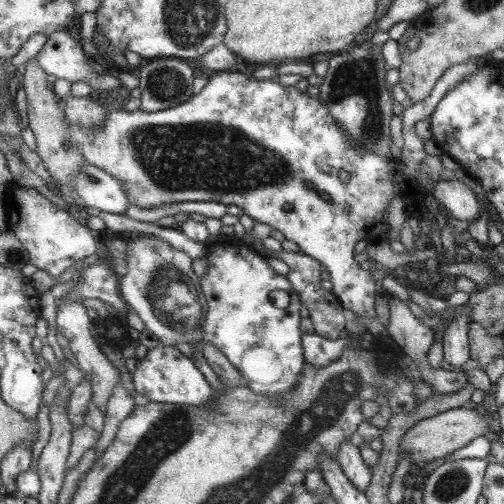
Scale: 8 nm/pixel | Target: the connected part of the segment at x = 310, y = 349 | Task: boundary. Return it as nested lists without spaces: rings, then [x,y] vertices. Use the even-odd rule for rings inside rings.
[[[304,334],[304,356],[307,364],[322,368],[337,361],[347,346],[349,338],[328,339],[318,334]]]

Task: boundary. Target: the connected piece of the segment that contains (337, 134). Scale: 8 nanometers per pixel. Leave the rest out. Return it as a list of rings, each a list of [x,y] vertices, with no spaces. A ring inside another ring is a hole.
[[[236,71],[216,72],[208,80],[206,86],[199,94],[192,96],[190,100],[179,104],[179,106],[168,108],[167,110],[144,112],[144,110],[134,110],[134,112],[124,112],[124,110],[114,110],[108,114],[108,118],[104,120],[104,124],[98,130],[84,130],[78,126],[68,125],[67,134],[71,138],[71,142],[77,146],[77,151],[88,164],[96,165],[98,168],[105,169],[112,176],[123,182],[124,188],[130,199],[130,204],[139,206],[140,208],[158,208],[165,204],[173,202],[219,202],[222,204],[236,204],[238,208],[243,210],[244,214],[248,214],[255,221],[268,224],[273,229],[280,230],[284,234],[286,240],[292,240],[300,247],[306,256],[310,256],[317,260],[330,273],[330,280],[333,283],[334,296],[337,296],[342,303],[343,308],[351,310],[354,314],[360,316],[374,317],[374,298],[376,298],[376,283],[368,270],[360,267],[360,264],[354,259],[354,245],[359,240],[378,240],[388,232],[390,226],[387,222],[388,205],[392,198],[406,198],[408,188],[398,188],[394,184],[396,178],[396,170],[398,170],[398,178],[404,182],[404,174],[402,168],[394,162],[388,162],[386,156],[380,156],[379,153],[365,152],[359,145],[351,142],[351,136],[347,136],[347,132],[343,132],[343,126],[336,122],[332,117],[331,110],[322,103],[319,96],[310,97],[294,87],[281,86],[277,80],[256,80],[246,74]],[[340,170],[346,170],[350,174],[349,185],[344,184],[340,180]],[[311,182],[315,186],[315,191],[308,188],[307,183]],[[284,204],[293,204],[292,210],[285,210]]]

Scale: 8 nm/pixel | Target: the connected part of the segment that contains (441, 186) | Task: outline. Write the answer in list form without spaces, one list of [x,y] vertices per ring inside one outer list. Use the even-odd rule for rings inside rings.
[[[439,180],[434,186],[432,195],[440,202],[449,214],[458,220],[473,220],[475,222],[484,213],[474,192],[455,180]]]

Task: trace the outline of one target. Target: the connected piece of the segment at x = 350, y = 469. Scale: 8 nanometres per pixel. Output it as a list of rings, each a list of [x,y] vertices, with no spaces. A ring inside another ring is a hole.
[[[352,440],[342,443],[342,446],[335,453],[334,459],[342,465],[343,471],[350,477],[351,483],[360,492],[365,492],[371,483],[373,472],[371,471],[372,468],[364,463],[358,443]]]

